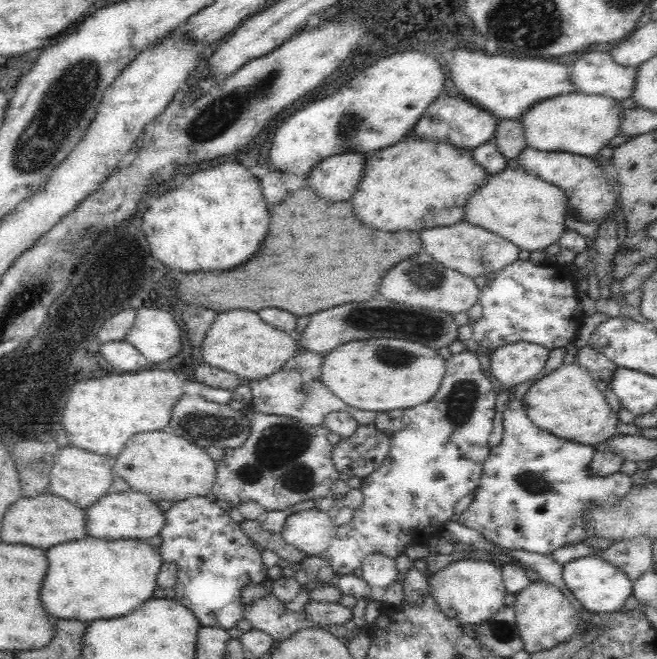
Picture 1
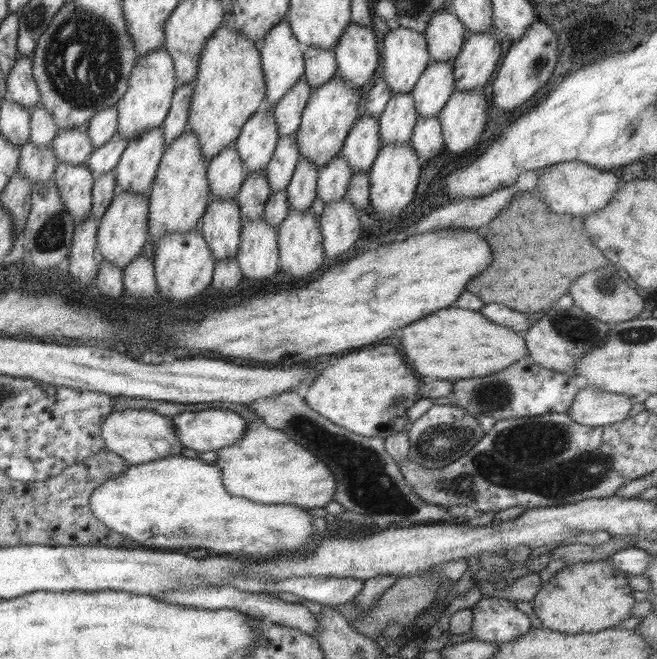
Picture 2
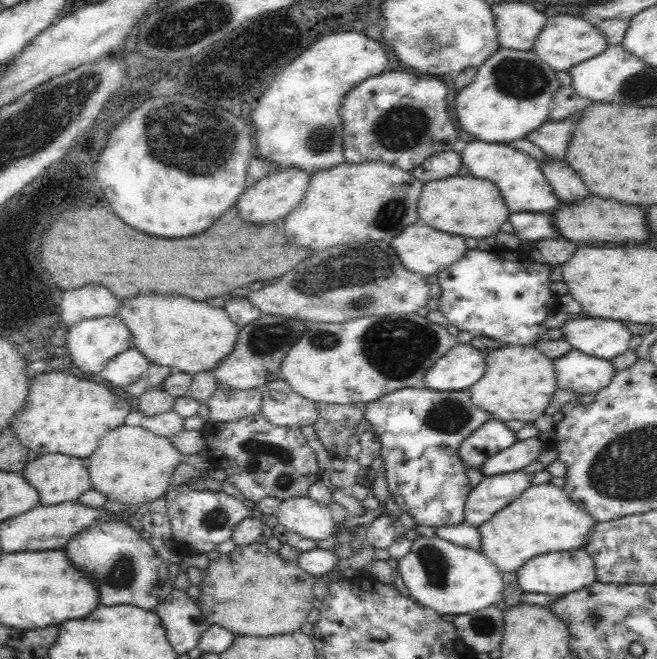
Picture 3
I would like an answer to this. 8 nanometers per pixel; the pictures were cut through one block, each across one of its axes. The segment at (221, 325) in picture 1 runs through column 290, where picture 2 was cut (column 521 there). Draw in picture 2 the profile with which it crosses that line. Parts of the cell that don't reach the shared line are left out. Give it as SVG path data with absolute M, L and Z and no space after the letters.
M443 308L435 314L425 316L425 320L417 320L417 322L407 324L399 332L401 332L399 346L401 346L402 356L407 360L407 364L415 370L415 374L433 376L437 379L443 378L446 381L485 376L487 372L499 372L503 370L503 367L513 364L528 354L522 333L515 333L505 326L487 322L487 319L483 318L479 312L464 308Z

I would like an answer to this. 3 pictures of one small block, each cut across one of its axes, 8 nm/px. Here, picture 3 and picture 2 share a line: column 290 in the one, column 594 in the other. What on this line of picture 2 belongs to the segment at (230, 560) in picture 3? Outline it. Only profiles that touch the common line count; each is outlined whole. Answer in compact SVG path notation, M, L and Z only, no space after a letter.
M590 561L563 567L541 585L535 593L531 606L540 626L565 634L599 632L605 628L617 627L629 617L629 610L635 602L627 583L627 574L620 573L607 561Z

